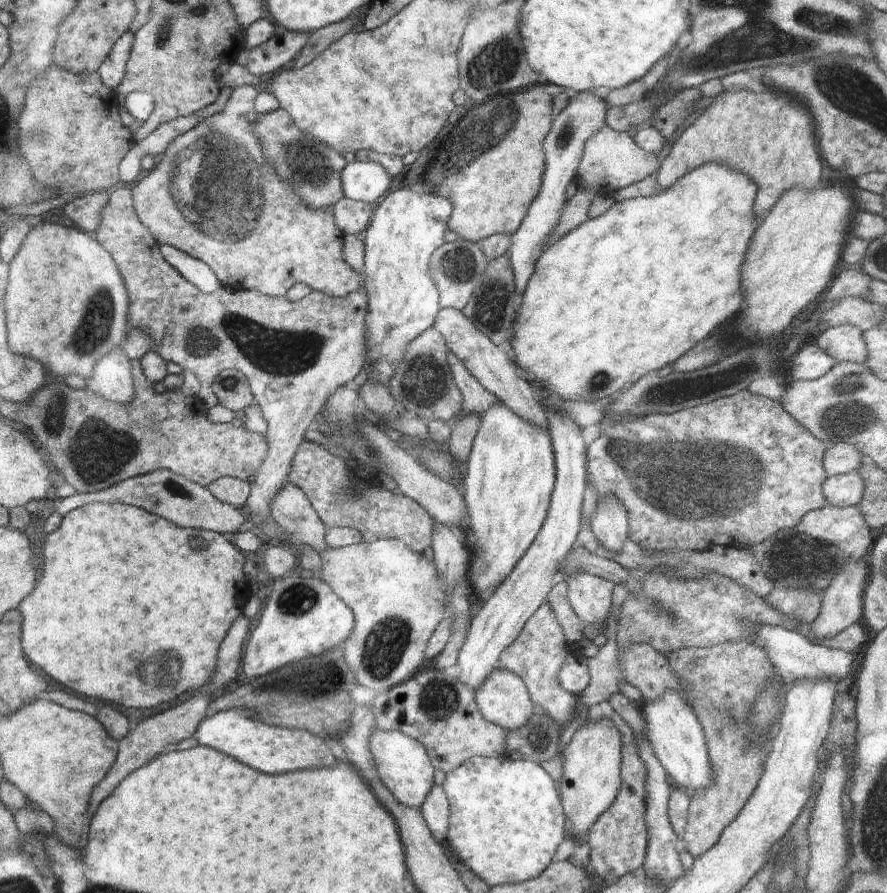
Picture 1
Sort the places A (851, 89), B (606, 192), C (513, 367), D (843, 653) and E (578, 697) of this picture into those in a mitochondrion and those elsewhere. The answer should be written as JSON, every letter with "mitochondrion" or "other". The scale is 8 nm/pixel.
{"A":"mitochondrion","B":"other","C":"other","D":"other","E":"other"}

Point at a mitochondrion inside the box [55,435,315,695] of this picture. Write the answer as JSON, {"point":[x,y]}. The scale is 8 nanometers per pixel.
{"point":[174,487]}

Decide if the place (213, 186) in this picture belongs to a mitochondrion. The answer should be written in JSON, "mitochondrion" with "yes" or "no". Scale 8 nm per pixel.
{"mitochondrion":"yes"}

